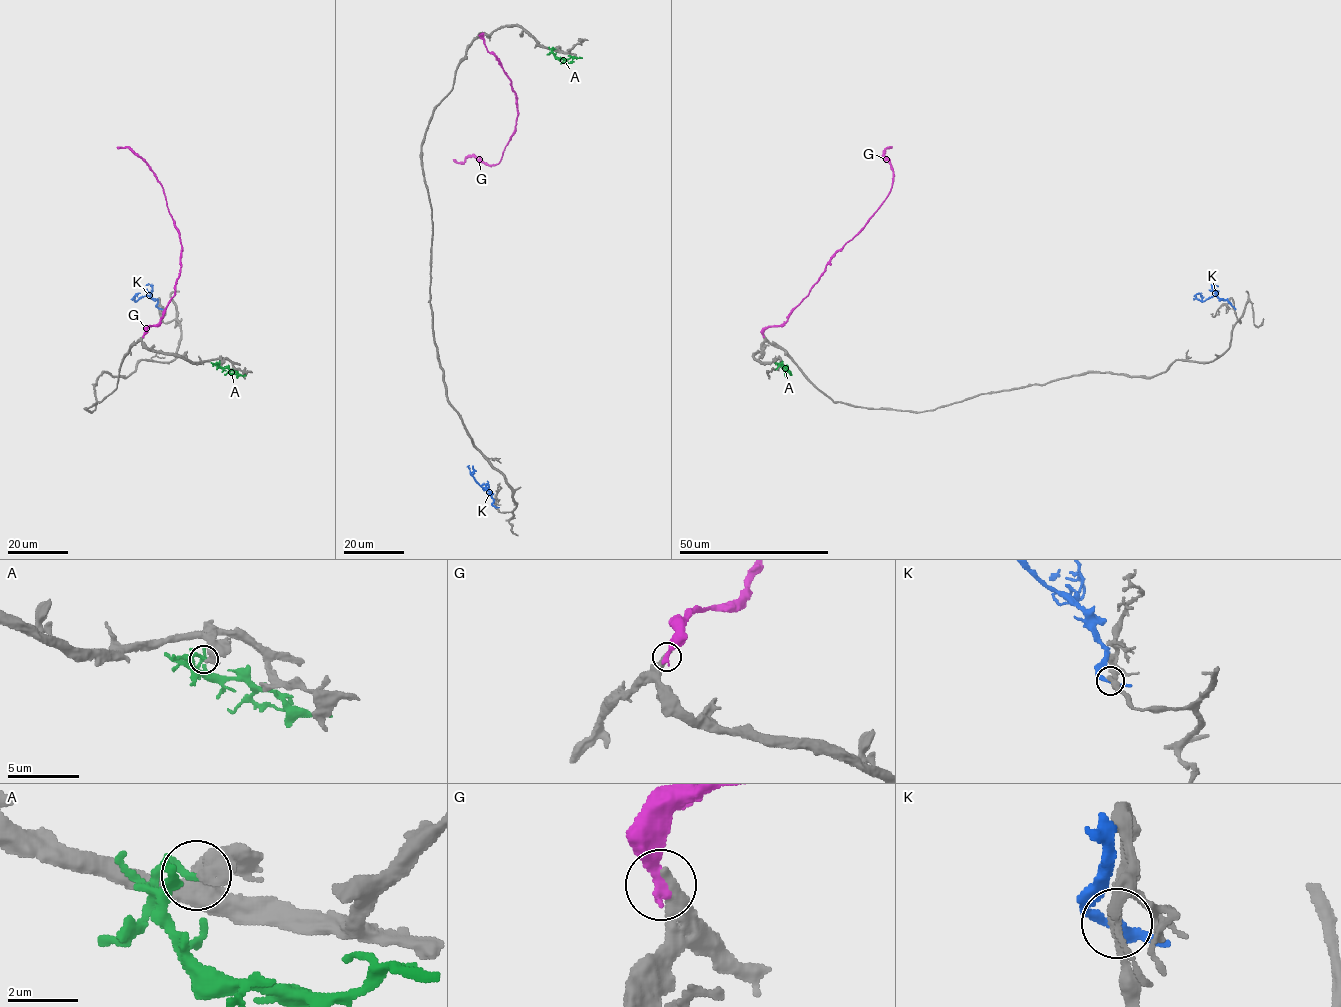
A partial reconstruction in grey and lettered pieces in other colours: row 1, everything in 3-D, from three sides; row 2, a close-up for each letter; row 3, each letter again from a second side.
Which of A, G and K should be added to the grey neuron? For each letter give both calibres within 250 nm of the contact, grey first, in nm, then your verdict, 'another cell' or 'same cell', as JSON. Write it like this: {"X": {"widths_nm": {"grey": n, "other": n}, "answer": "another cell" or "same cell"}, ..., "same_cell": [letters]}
{"A": {"widths_nm": {"grey": 480, "other": 240}, "answer": "another cell"}, "G": {"widths_nm": {"grey": 440, "other": 400}, "answer": "another cell"}, "K": {"widths_nm": {"grey": 260, "other": 240}, "answer": "another cell"}, "same_cell": []}

